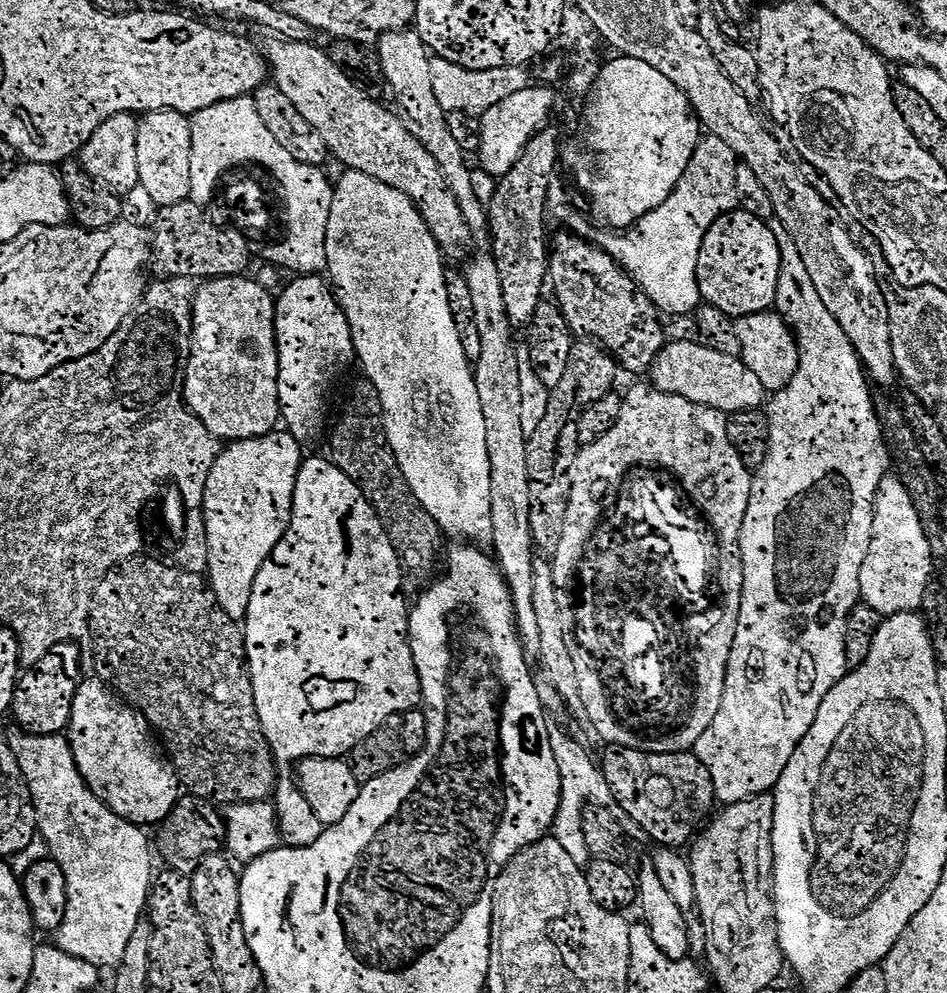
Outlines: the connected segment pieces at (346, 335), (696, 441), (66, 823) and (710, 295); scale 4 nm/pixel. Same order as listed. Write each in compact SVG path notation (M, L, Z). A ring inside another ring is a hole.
M316 274L300 276L299 278L293 279L296 281L293 284L286 285L284 293L278 296L276 300L276 345L278 346L278 402L280 403L280 419L286 431L301 442L314 439L319 432L319 436L321 435L322 429L326 424L326 401L329 399L333 385L337 383L338 378L336 378L336 375L339 374L340 367L343 364L353 363L356 355L356 347L352 341L350 322L346 318L344 311L340 309L340 303L336 301L333 289L323 279L321 279L322 281L320 279L321 277Z
M651 386L630 389L623 402L622 414L618 414L612 429L602 434L598 442L583 445L576 456L572 468L576 492L600 490L602 485L619 487L633 468L665 468L663 471L675 477L687 499L700 507L701 514L708 519L707 527L712 532L720 528L714 540L717 545L724 542L718 548L740 544L746 506L750 506L752 476L734 446L730 446L728 416L681 396L657 392Z
M58 736L19 737L11 741L10 749L20 767L20 778L24 782L26 795L31 803L36 818L39 839L44 839L48 847L47 855L53 864L60 868L64 879L64 898L60 927L55 929L55 947L74 959L86 962L98 970L115 969L126 954L126 946L134 930L142 923L140 910L144 910L150 892L148 883L152 880L152 868L148 865L150 846L144 842L139 827L120 820L112 815L76 775L76 763L72 751L68 748L67 739Z
M733 210L719 216L710 226L698 254L698 290L703 303L722 310L729 318L739 318L767 312L775 305L778 294L778 274L780 273L780 247L778 238L772 232L772 224L763 224L752 212Z

